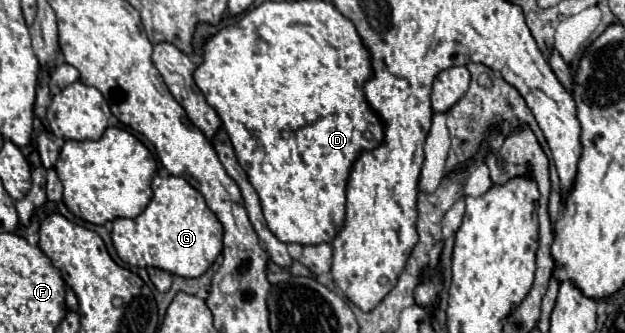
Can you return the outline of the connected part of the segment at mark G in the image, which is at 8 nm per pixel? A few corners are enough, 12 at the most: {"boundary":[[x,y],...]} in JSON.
{"boundary":[[154,177],[152,201],[116,219],[124,263],[200,277],[222,223],[182,177]]}

